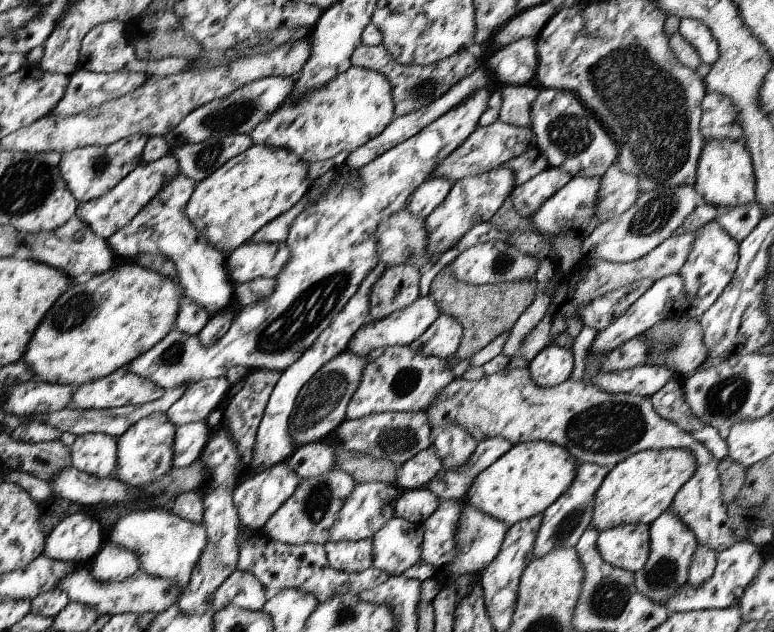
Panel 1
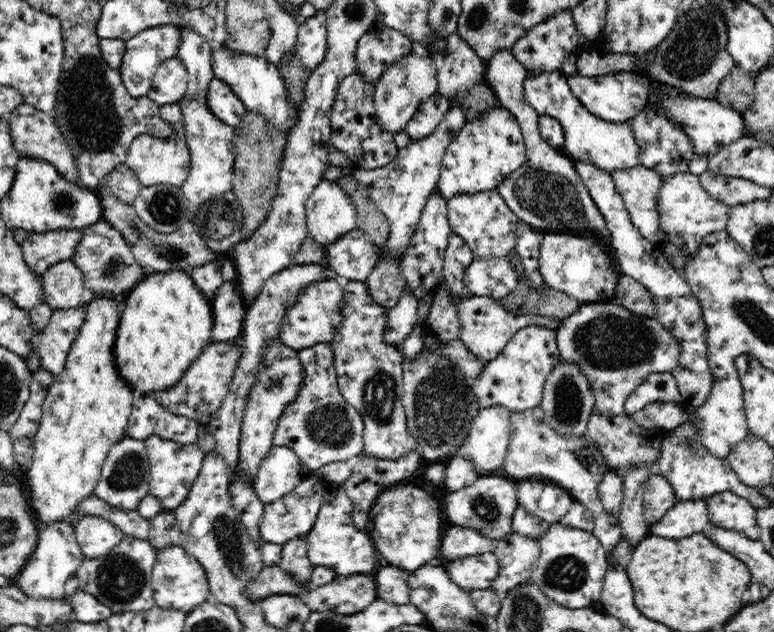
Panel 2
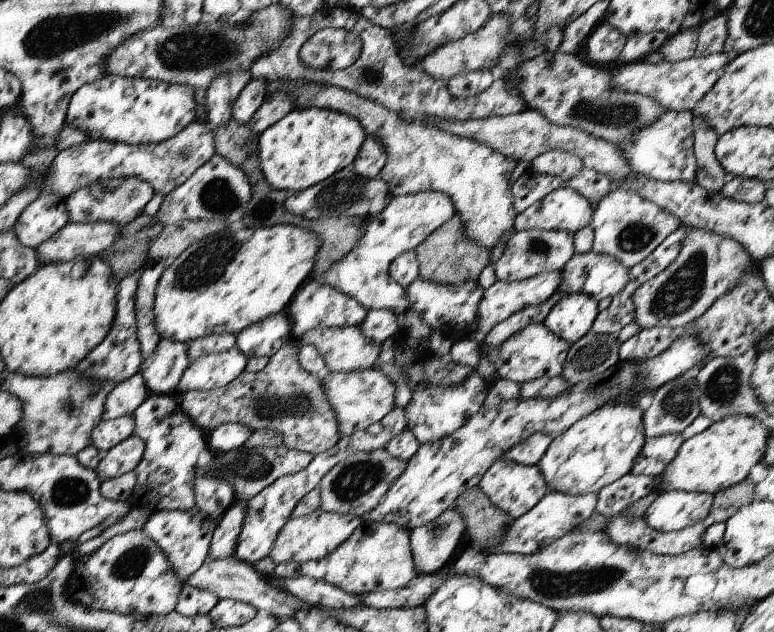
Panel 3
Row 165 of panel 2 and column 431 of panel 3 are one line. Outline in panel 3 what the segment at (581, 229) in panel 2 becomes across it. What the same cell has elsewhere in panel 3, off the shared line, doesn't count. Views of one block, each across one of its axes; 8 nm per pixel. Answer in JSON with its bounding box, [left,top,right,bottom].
[409,507,465,574]

